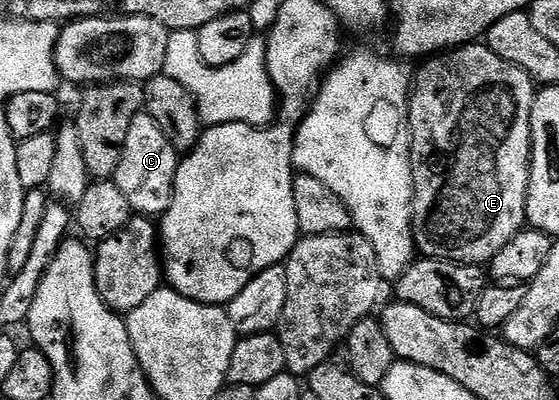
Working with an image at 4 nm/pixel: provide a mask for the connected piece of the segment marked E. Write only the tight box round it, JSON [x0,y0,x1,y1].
[408,41,537,265]

